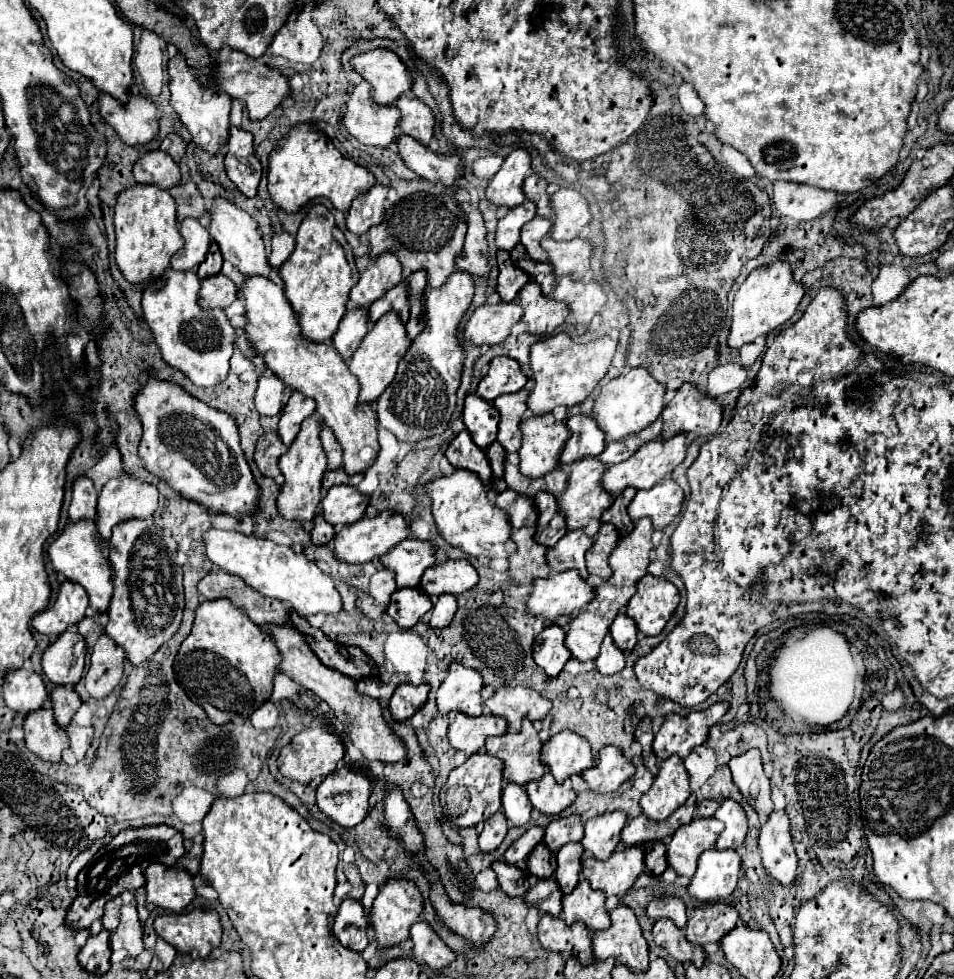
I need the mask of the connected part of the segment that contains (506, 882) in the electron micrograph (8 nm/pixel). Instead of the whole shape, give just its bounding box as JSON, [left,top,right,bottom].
[491,861,529,897]

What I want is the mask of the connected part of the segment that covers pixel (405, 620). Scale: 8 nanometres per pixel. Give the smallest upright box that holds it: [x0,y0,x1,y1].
[387,587,433,629]

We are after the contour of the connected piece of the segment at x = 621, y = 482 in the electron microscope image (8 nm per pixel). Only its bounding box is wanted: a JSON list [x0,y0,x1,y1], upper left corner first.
[601,435,687,495]

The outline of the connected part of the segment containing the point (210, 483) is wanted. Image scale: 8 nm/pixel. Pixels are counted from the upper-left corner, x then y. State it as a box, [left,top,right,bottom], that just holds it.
[133,377,259,521]

